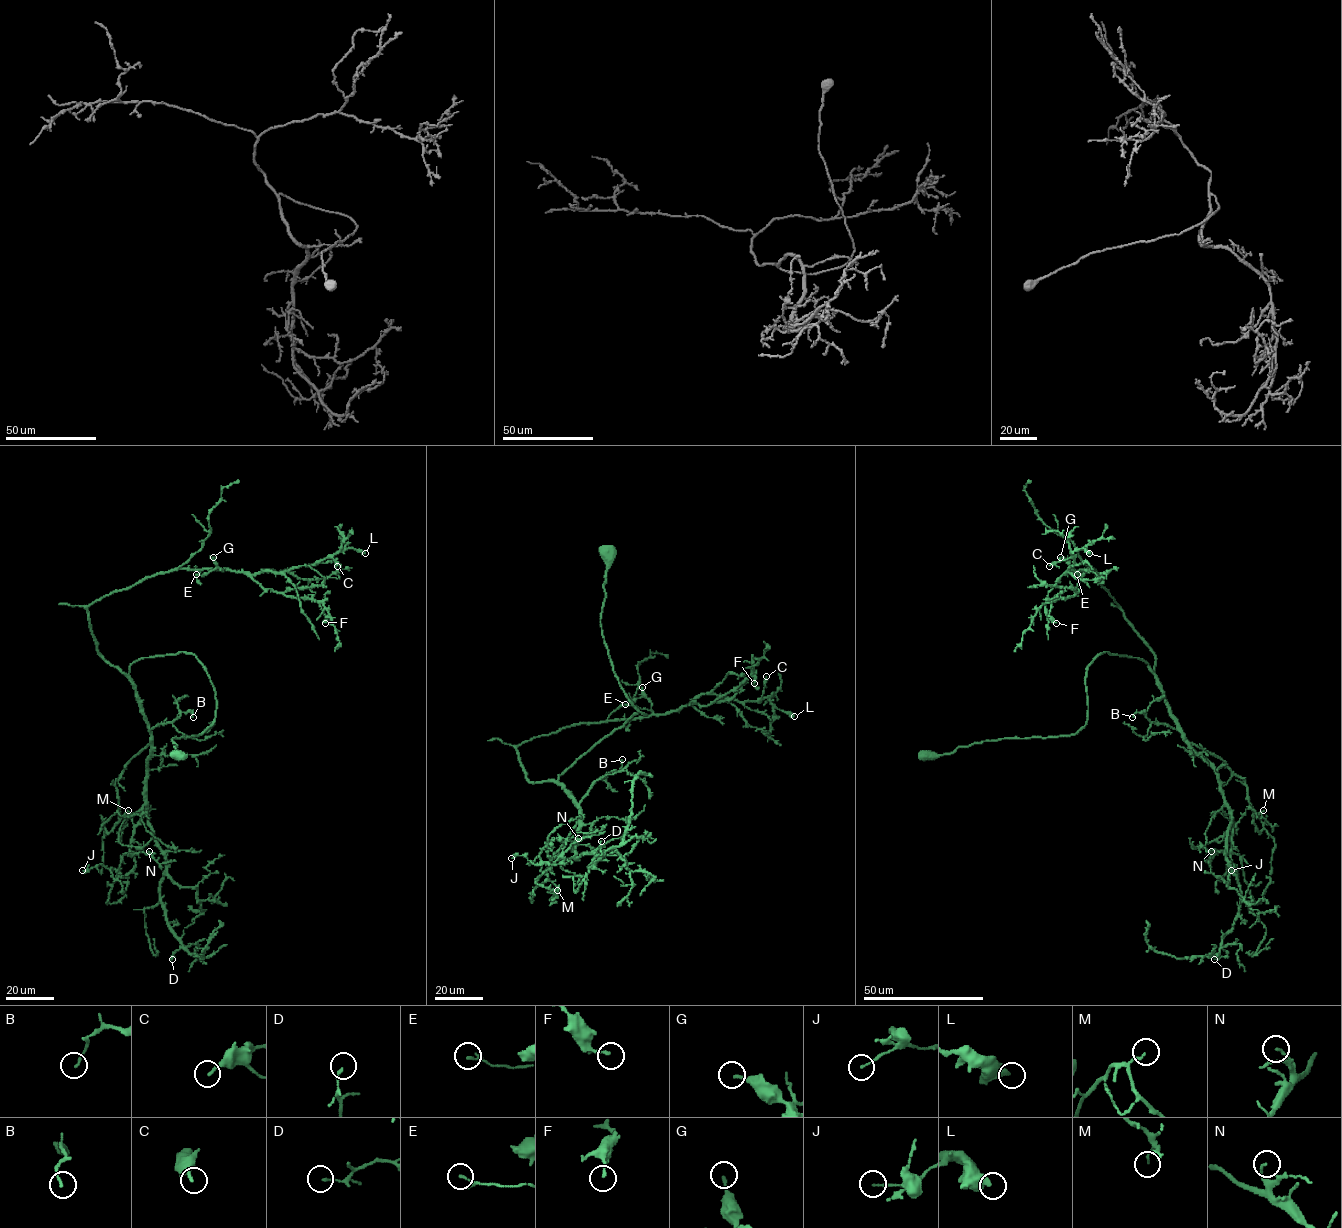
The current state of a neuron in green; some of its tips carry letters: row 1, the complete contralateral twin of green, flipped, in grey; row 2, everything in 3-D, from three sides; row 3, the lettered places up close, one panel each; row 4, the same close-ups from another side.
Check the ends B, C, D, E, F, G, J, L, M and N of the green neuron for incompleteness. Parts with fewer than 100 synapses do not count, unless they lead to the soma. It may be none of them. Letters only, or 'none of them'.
none of them

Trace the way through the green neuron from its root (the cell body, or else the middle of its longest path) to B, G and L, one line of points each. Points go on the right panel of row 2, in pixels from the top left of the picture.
B: (925, 756), (1075, 735), (1088, 718), (1086, 668), (1105, 652), (1148, 664), (1177, 729), (1144, 712), (1132, 717)
G: (925, 756), (1075, 735), (1100, 653), (1137, 657), (1154, 675), (1151, 649), (1095, 570), (1060, 557)
L: (925, 756), (1075, 735), (1100, 653), (1154, 675), (1095, 570), (1066, 572), (1072, 551), (1089, 553)

